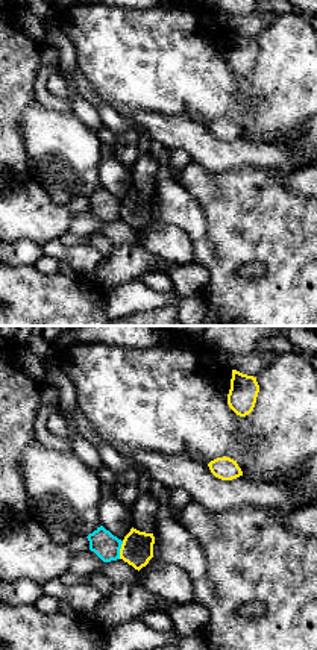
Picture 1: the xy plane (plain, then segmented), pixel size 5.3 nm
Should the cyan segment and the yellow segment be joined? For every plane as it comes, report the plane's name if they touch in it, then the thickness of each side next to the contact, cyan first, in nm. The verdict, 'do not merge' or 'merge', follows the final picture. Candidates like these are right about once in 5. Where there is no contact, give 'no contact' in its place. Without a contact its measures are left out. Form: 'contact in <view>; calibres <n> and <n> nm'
contact in xy; calibres 140 and 170 nm

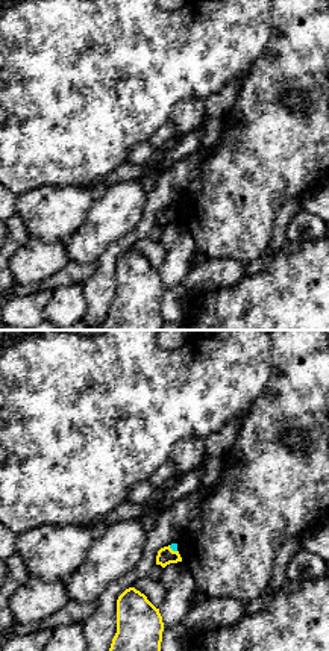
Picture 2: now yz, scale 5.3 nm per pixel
contact in yz; calibres 40 and 90 nm

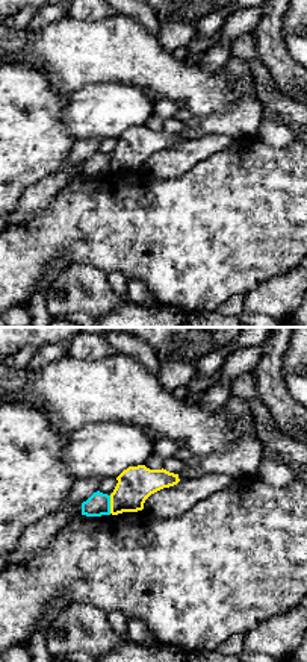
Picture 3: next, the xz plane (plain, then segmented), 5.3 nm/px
contact in xz; calibres 120 and 190 nm

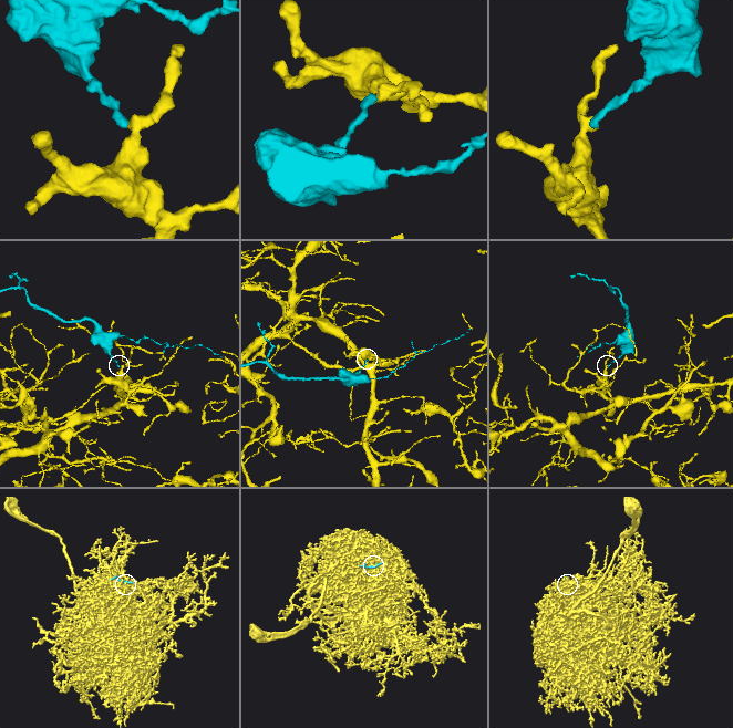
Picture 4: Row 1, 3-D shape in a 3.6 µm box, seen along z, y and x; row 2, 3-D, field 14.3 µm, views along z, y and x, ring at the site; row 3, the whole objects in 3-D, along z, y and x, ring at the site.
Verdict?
do not merge

